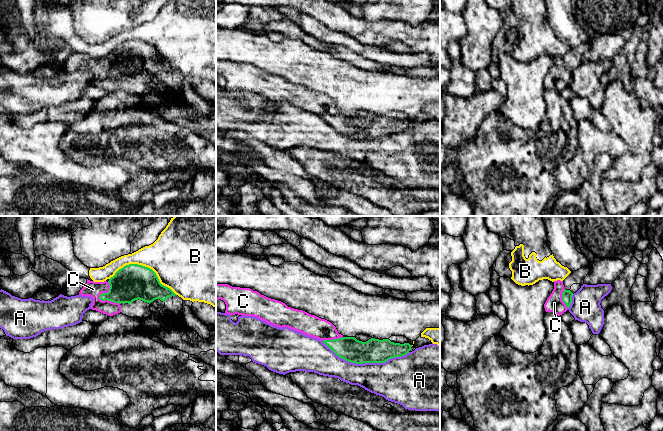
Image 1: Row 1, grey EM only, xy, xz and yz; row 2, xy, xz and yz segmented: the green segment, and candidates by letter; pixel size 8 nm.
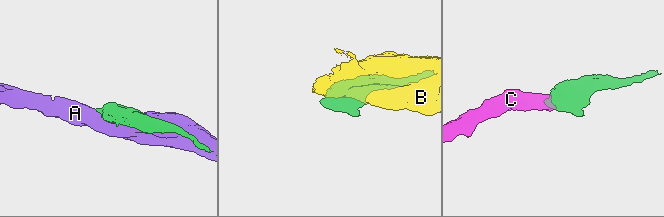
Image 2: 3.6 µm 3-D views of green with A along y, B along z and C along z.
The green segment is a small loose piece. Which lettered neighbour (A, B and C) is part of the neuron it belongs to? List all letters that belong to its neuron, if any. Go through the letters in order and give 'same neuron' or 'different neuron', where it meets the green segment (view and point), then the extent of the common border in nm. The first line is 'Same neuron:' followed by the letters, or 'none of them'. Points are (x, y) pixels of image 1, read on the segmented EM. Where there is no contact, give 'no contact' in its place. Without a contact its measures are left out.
Same neuron: C
A: different neuron; contact xz (366, 362); length 700 nm
B: different neuron; contact xy (144, 266); length 550 nm
C: same neuron; contact xy (99, 298); length 200 nm

